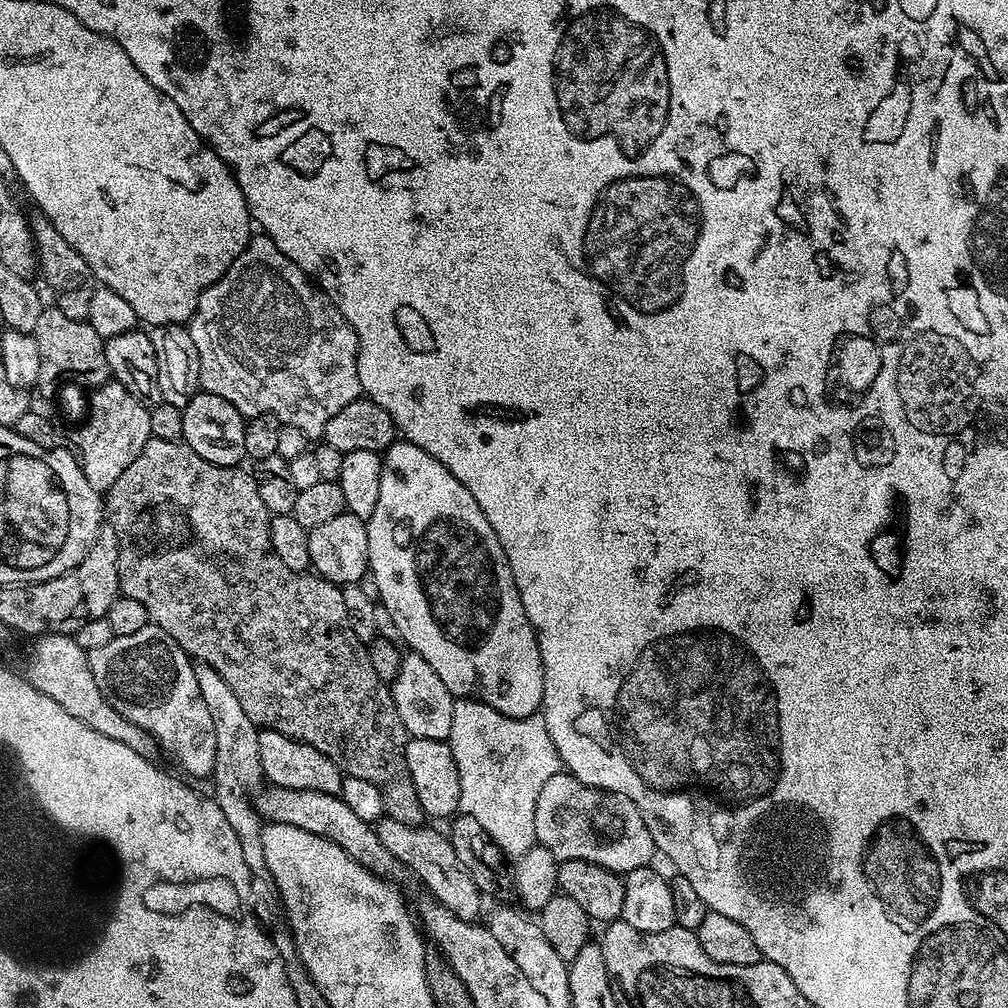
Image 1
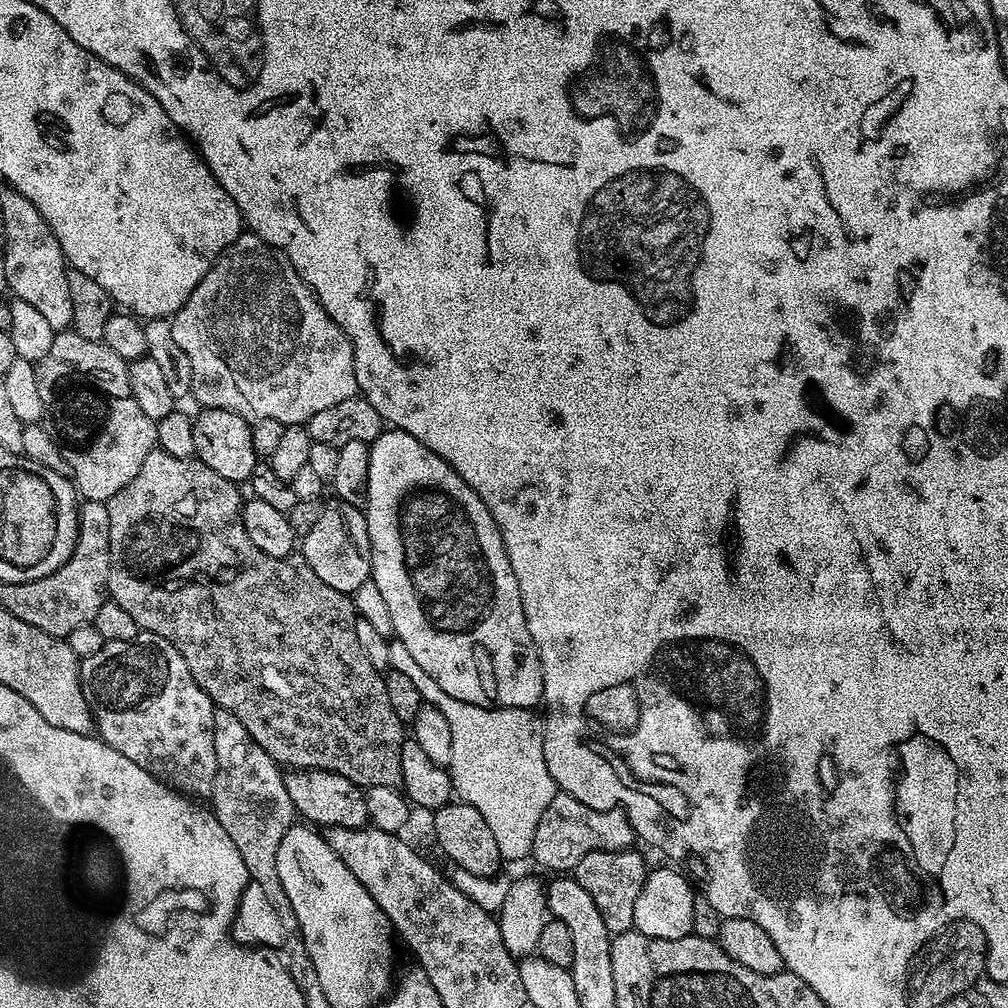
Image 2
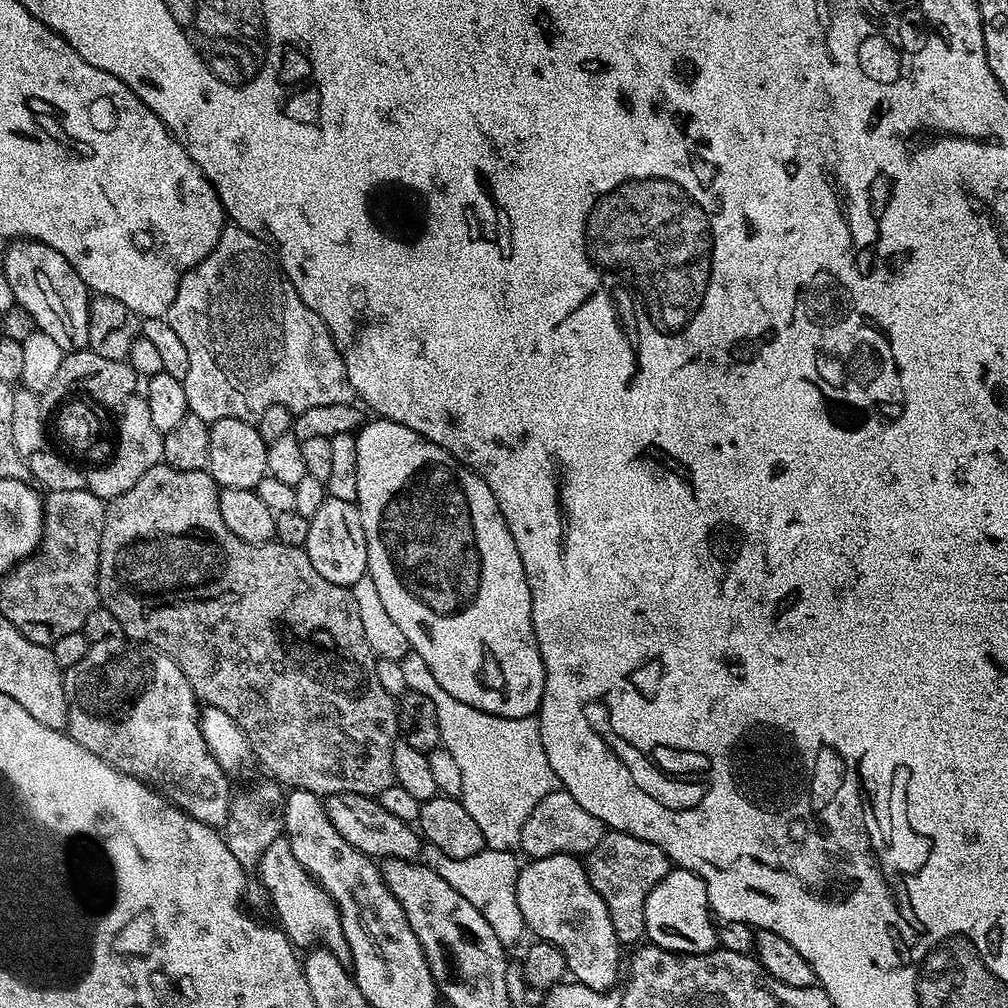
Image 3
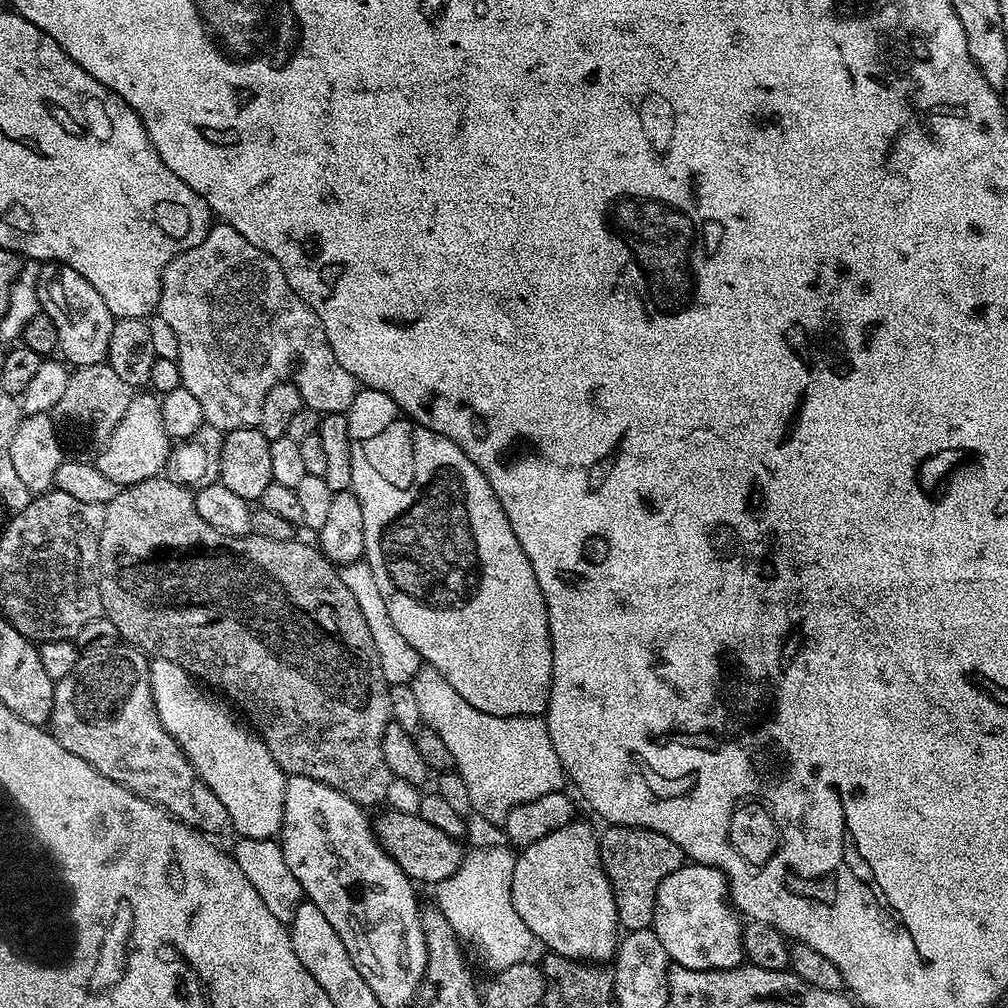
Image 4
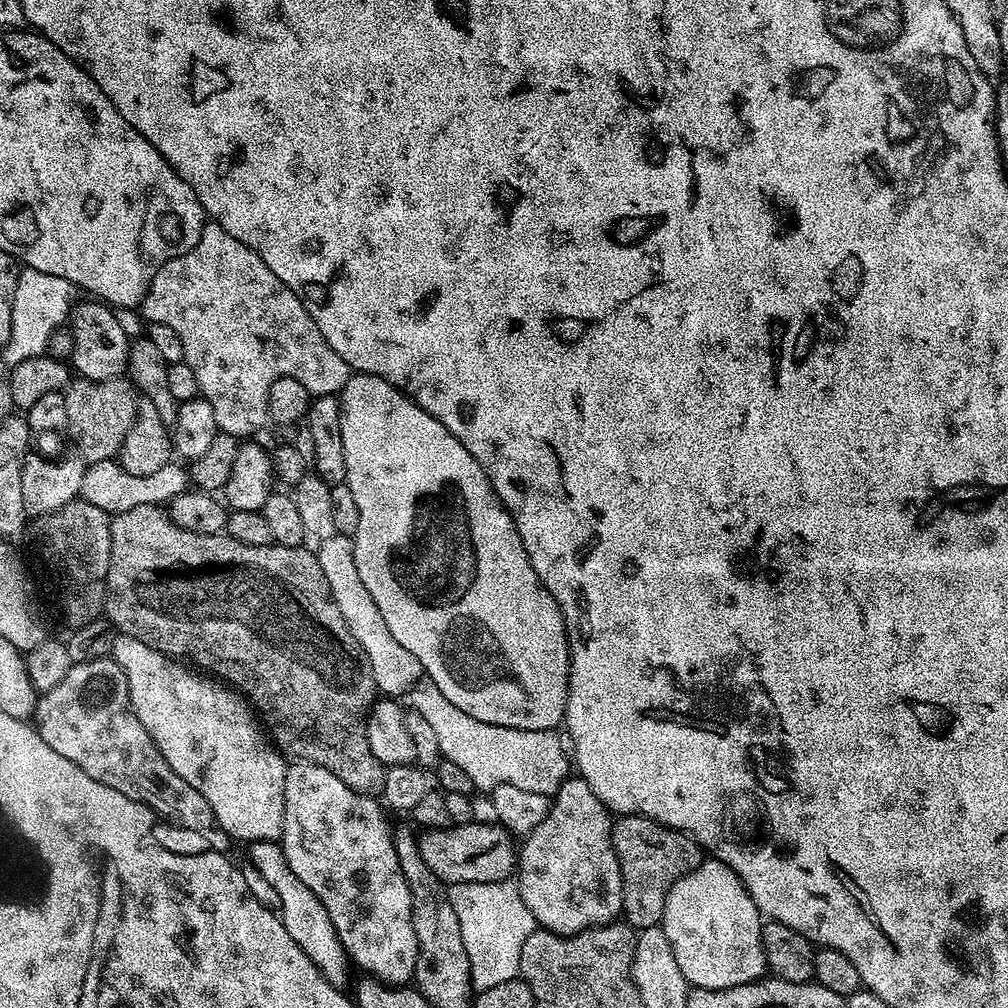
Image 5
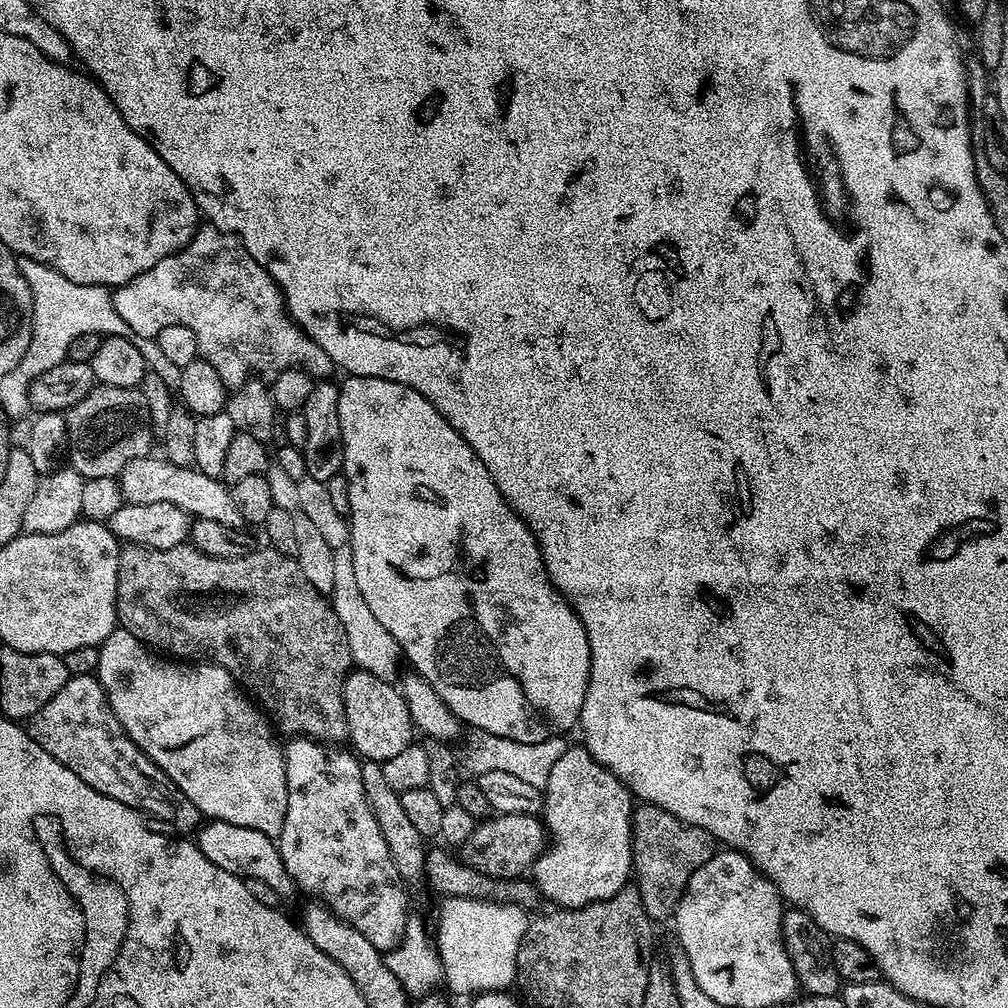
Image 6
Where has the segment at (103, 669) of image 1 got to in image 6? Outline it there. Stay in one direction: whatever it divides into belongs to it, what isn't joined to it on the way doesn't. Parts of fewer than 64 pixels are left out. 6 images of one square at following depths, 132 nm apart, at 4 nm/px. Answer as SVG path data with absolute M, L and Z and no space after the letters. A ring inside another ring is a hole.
M95 675L69 678L32 717L30 731L46 754L74 770L86 786L94 786L94 790L149 817L157 816L164 824L173 824L177 833L192 834L199 829L202 817L198 806L128 737Z

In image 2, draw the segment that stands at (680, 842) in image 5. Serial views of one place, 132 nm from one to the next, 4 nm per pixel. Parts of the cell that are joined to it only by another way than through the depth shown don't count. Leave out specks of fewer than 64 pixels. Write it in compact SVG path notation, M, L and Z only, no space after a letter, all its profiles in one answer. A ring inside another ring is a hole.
M624 848L621 852L591 852L583 856L574 869L578 886L590 894L594 906L598 906L598 914L602 914L602 923L612 936L633 931L634 906L638 902L638 894L642 894L642 886L650 871L650 864L644 861L642 853L636 851Z

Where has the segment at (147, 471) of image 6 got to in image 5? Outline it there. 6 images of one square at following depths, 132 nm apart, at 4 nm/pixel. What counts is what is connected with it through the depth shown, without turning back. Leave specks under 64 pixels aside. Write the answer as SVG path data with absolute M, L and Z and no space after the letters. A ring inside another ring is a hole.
M115 459L88 464L84 469L80 496L86 502L98 506L98 510L109 514L134 510L134 506L146 506L147 504L164 506L178 494L189 491L189 473L185 469L183 472L179 466L181 467L179 463L173 462L162 466L162 470L154 470L154 474L139 476L130 474Z

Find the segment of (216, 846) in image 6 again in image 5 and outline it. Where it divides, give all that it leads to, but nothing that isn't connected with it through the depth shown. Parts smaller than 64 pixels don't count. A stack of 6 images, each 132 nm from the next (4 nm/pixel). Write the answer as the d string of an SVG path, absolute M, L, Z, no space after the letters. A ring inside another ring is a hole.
M254 840L247 848L248 856L252 859L249 860L251 867L256 868L262 874L262 878L266 878L270 886L274 886L274 890L278 890L278 915L286 926L286 934L294 938L294 942L307 954L308 960L314 962L314 966L323 974L326 982L330 982L335 988L347 989L350 957L342 946L338 930L334 930L334 922L330 922L330 914L326 914L326 906L322 906L318 894L314 894L314 890L310 890L310 886L306 886L306 882L302 882L302 878L298 878L294 870L290 870L290 862L286 862L284 848L279 842Z

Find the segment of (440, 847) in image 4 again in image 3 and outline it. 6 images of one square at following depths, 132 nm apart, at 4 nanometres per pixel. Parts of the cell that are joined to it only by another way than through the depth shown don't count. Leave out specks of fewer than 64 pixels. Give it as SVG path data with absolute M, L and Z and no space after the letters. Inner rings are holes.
M347 792L327 797L326 807L334 830L338 830L338 834L342 834L342 838L346 838L346 842L362 854L393 860L416 860L421 855L422 837L419 831L413 825L402 822L402 818L394 818L394 814L390 814L377 797Z

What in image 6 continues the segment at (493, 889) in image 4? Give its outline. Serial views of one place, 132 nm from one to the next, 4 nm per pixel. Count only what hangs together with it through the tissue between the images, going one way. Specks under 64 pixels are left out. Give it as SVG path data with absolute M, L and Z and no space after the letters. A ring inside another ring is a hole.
M446 896L439 901L440 913L434 926L434 945L443 964L443 983L456 996L472 998L477 993L511 989L516 984L516 959L522 934L526 934L530 916L519 904L505 904L502 900L475 900L461 896Z

